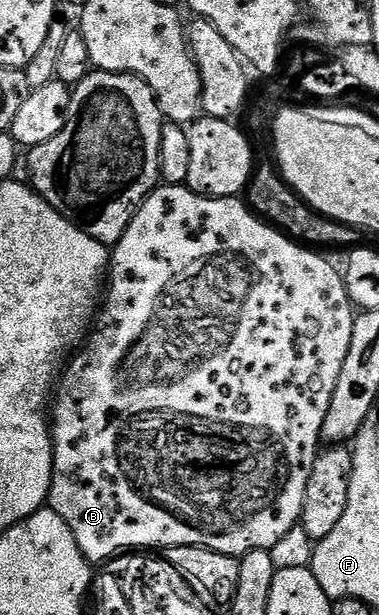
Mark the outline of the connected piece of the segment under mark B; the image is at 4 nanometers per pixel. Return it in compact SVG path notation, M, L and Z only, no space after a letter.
M168 184L156 187L155 191L144 200L142 206L136 210L125 234L119 239L119 243L114 245L113 251L110 253L109 287L106 289L105 299L102 301L101 311L98 313L85 343L74 353L73 359L66 365L61 376L61 383L57 388L57 399L53 404L55 453L53 454L53 478L47 498L50 508L57 514L61 514L61 518L65 518L69 530L73 530L73 538L77 538L77 546L84 558L87 559L88 564L102 565L120 555L124 550L159 550L155 548L166 550L181 546L208 548L226 556L241 558L246 552L269 550L273 546L277 546L277 541L281 537L297 527L301 506L305 502L305 486L309 486L309 474L313 470L313 462L321 451L325 414L329 414L329 406L333 402L333 390L337 390L337 378L341 374L341 365L345 362L345 354L349 354L349 342L353 342L353 326L357 315L347 293L347 281L344 273L340 269L338 272L325 257L318 256L315 252L318 251L292 240L290 236L280 232L278 228L272 228L270 224L256 216L250 207L239 198L199 196L186 186Z

